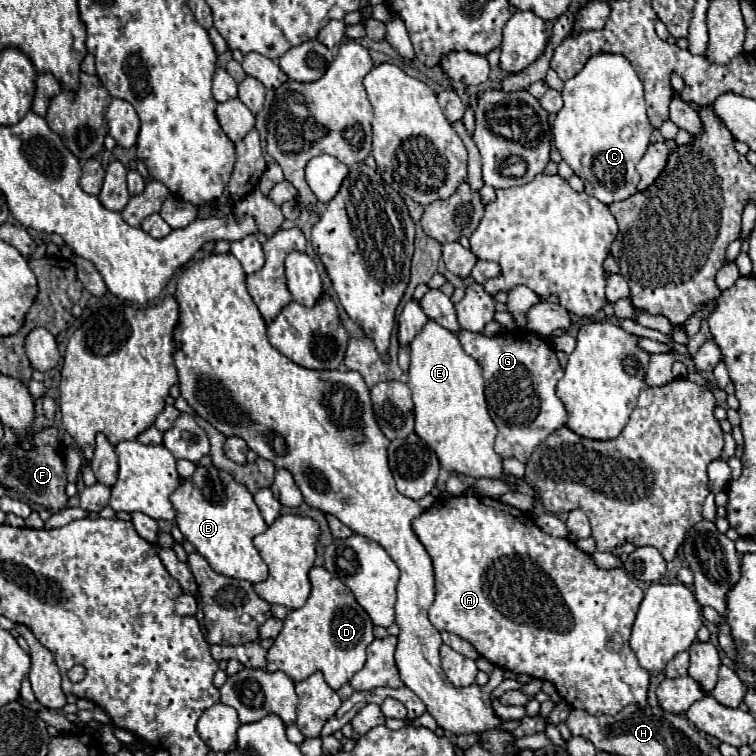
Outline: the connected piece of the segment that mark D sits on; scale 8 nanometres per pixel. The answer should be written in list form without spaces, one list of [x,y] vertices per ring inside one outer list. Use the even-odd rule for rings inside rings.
[[[312,567],[312,591],[304,607],[294,609],[284,619],[284,629],[268,651],[268,671],[284,671],[292,681],[306,679],[316,669],[324,673],[332,689],[340,689],[366,663],[366,647],[374,641],[372,621],[358,605],[352,591],[324,567]]]

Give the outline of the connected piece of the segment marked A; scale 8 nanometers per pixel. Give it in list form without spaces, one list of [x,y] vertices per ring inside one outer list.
[[[458,495],[458,497],[436,499],[436,503],[430,509],[426,509],[420,517],[416,517],[412,521],[412,529],[434,563],[436,599],[430,607],[430,621],[438,631],[448,631],[448,633],[454,633],[454,635],[470,641],[474,645],[474,649],[482,657],[486,657],[490,663],[494,663],[496,667],[510,669],[514,673],[526,673],[530,677],[538,677],[538,679],[554,683],[558,693],[566,699],[566,703],[570,707],[580,707],[580,709],[586,709],[588,713],[594,713],[594,715],[616,715],[618,711],[622,711],[630,703],[646,705],[650,675],[644,667],[640,667],[640,663],[638,663],[638,659],[636,659],[636,655],[628,643],[630,641],[630,629],[632,629],[632,623],[634,623],[634,617],[636,617],[636,611],[638,611],[638,605],[640,605],[644,593],[628,577],[628,573],[624,569],[610,569],[610,571],[600,569],[594,563],[594,559],[588,553],[584,553],[582,549],[578,549],[572,541],[544,533],[532,521],[532,517],[528,517],[526,513],[514,509],[512,505],[502,503],[500,499],[482,497],[482,495]]]

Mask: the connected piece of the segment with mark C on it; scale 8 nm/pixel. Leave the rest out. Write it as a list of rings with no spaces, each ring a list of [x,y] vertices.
[[[598,53],[590,57],[584,69],[564,83],[562,99],[564,107],[560,109],[552,125],[554,145],[558,147],[562,159],[584,181],[584,191],[606,205],[632,197],[640,181],[636,163],[644,157],[654,127],[648,123],[644,107],[644,89],[630,61],[624,55],[616,53]]]

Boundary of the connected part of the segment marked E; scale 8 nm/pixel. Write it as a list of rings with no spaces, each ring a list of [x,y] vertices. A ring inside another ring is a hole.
[[[432,319],[424,325],[410,345],[408,387],[412,389],[416,435],[436,451],[444,469],[472,477],[504,477],[502,459],[494,451],[496,425],[486,409],[482,369],[462,349],[456,333]]]

